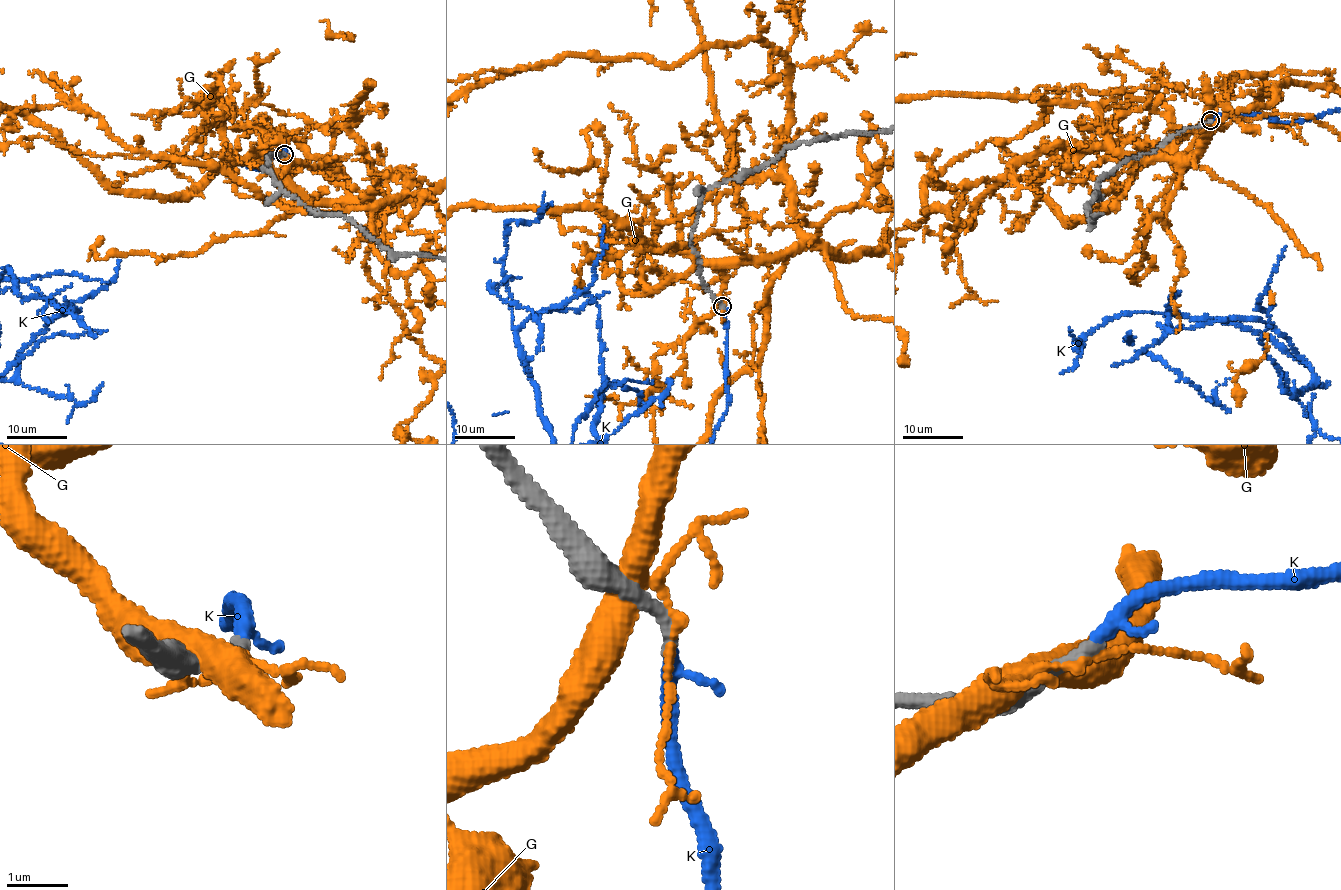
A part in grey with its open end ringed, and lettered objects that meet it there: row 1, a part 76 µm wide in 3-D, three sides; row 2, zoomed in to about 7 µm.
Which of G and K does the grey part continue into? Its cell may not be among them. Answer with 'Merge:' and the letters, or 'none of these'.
Merge: K

